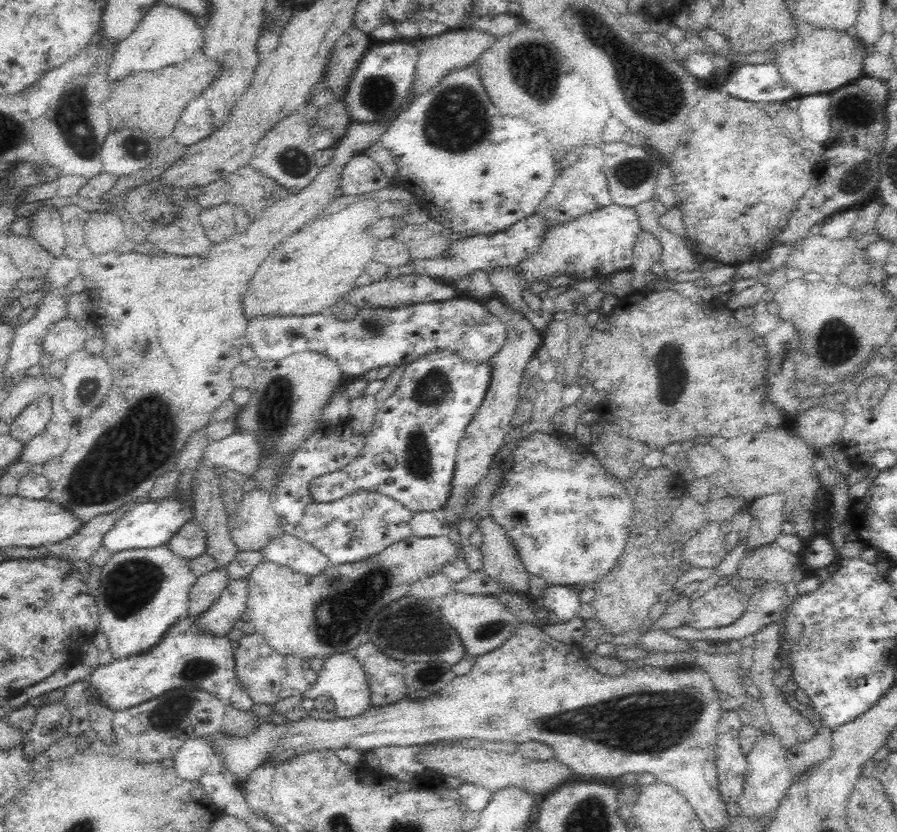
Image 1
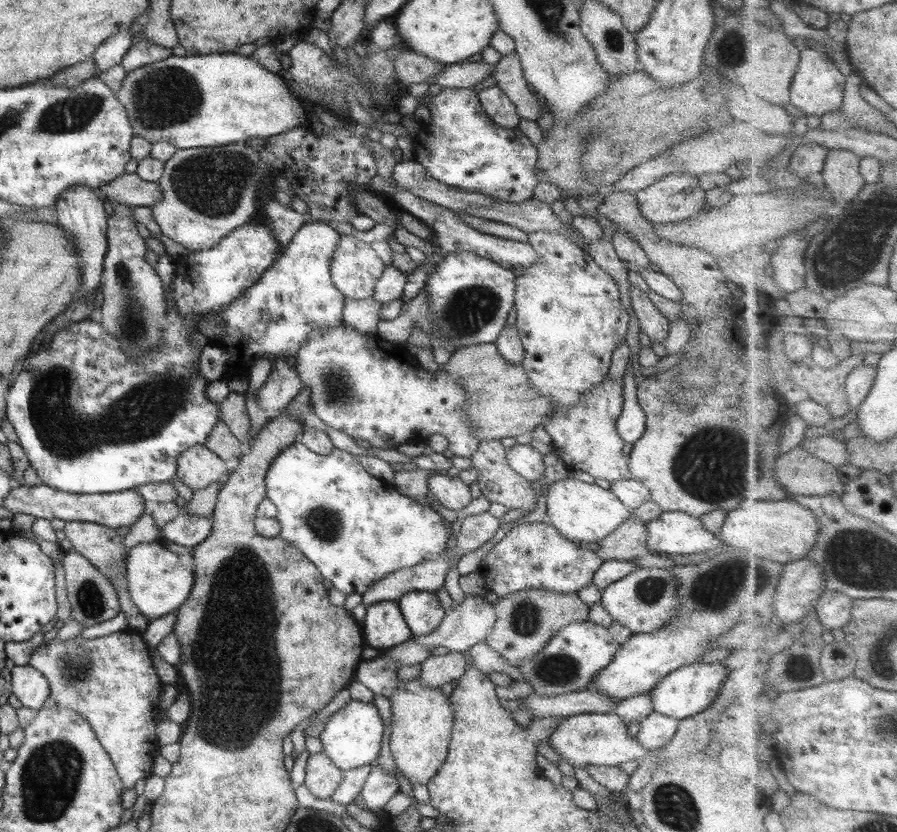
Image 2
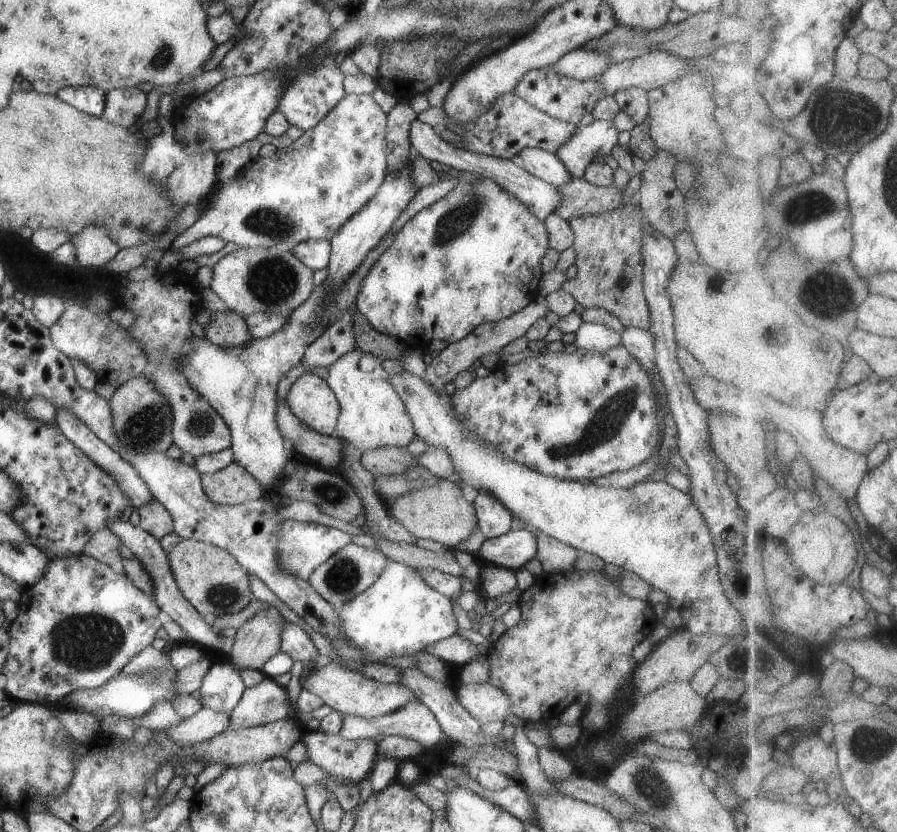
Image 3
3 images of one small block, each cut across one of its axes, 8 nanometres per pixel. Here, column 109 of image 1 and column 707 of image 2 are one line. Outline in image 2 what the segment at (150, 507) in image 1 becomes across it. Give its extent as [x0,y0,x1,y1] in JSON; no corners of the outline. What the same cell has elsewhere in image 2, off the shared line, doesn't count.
[646,512,723,556]

